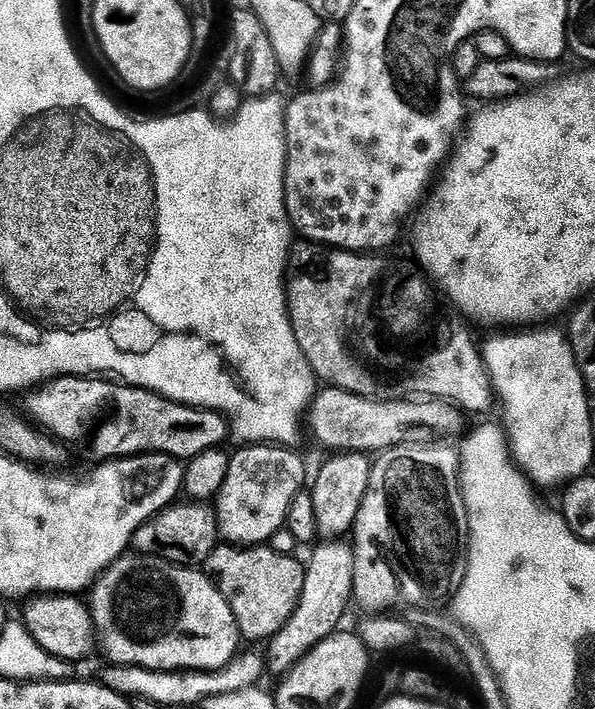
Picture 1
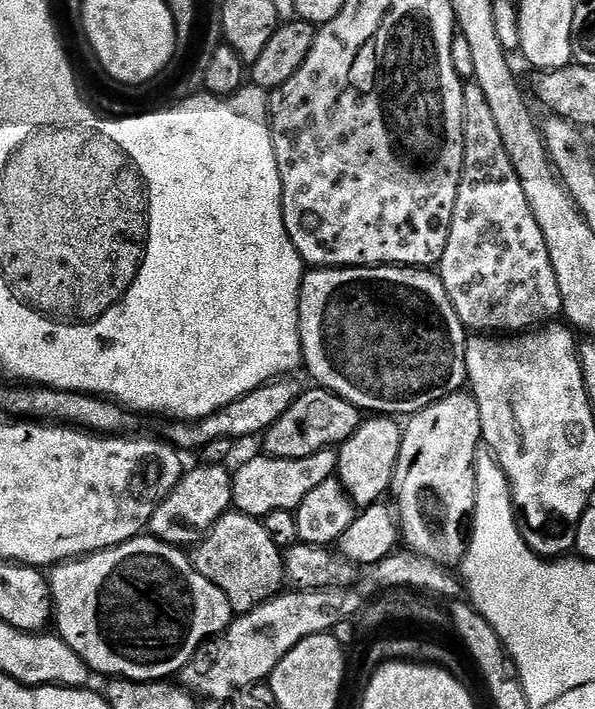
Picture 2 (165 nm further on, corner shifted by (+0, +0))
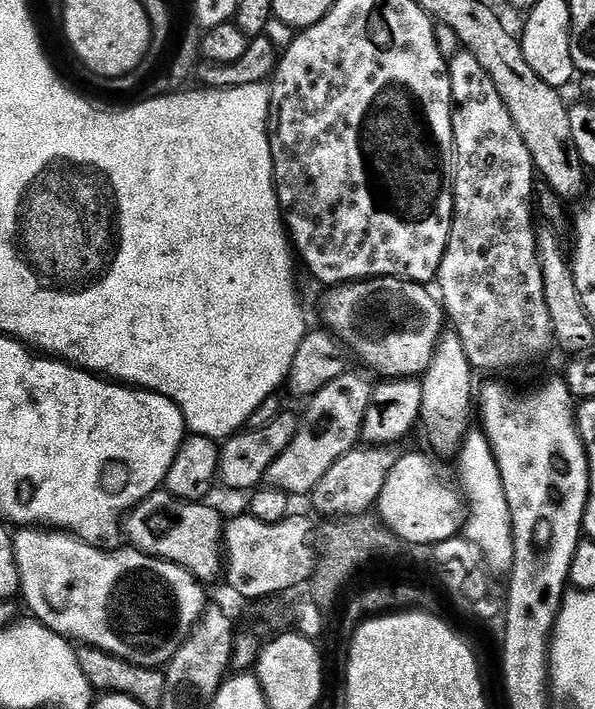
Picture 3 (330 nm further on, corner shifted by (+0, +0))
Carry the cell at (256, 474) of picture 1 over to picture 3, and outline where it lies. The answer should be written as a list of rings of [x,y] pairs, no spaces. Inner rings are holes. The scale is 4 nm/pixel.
[[[345,371],[344,375],[322,386],[322,390],[315,392],[307,401],[308,409],[304,416],[302,412],[294,440],[270,466],[266,480],[271,487],[288,493],[292,498],[307,497],[314,486],[322,482],[326,470],[330,470],[342,454],[357,447],[363,435],[366,409],[376,385],[369,373],[360,372]]]

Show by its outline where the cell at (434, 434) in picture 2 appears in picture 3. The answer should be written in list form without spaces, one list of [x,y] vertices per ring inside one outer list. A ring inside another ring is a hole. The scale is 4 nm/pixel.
[[[445,330],[434,350],[431,366],[422,377],[422,406],[420,420],[428,423],[428,440],[432,443],[431,451],[455,453],[464,443],[469,431],[468,415],[474,412],[474,388],[472,392],[474,369],[462,350],[462,338],[454,330]]]

